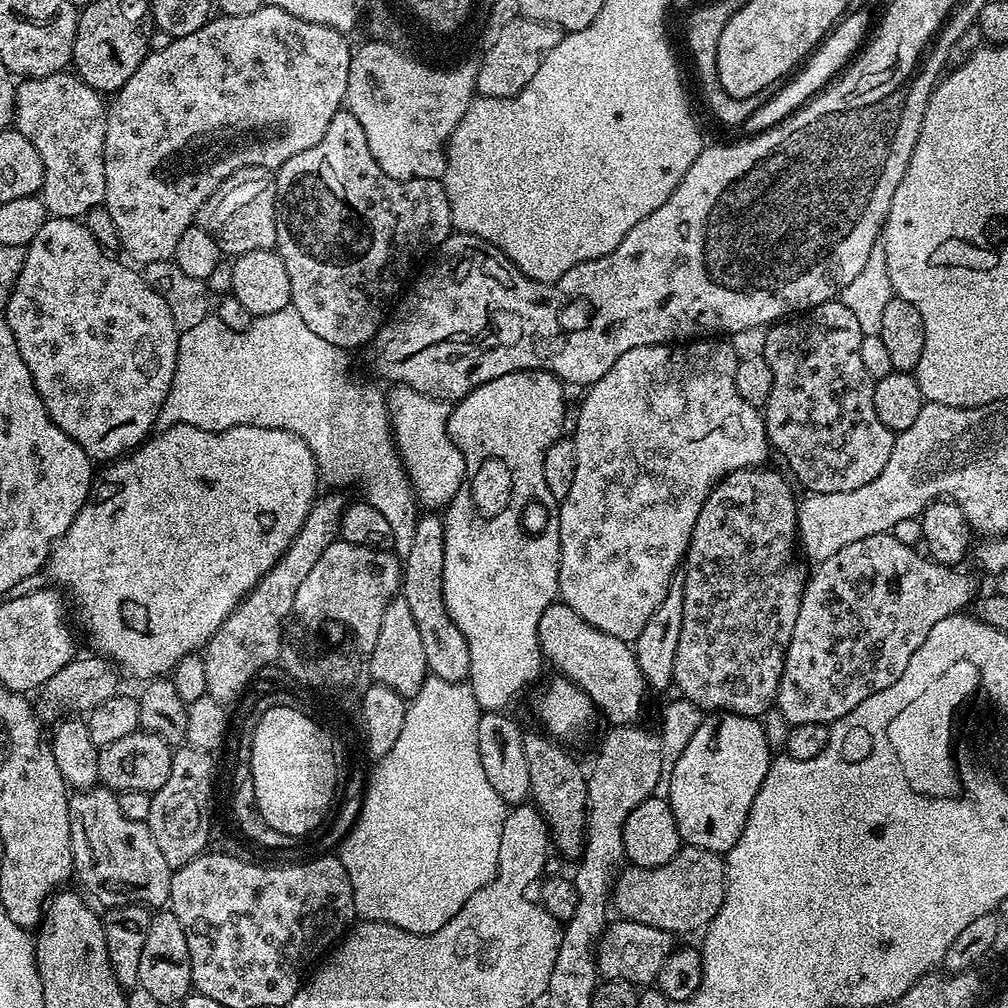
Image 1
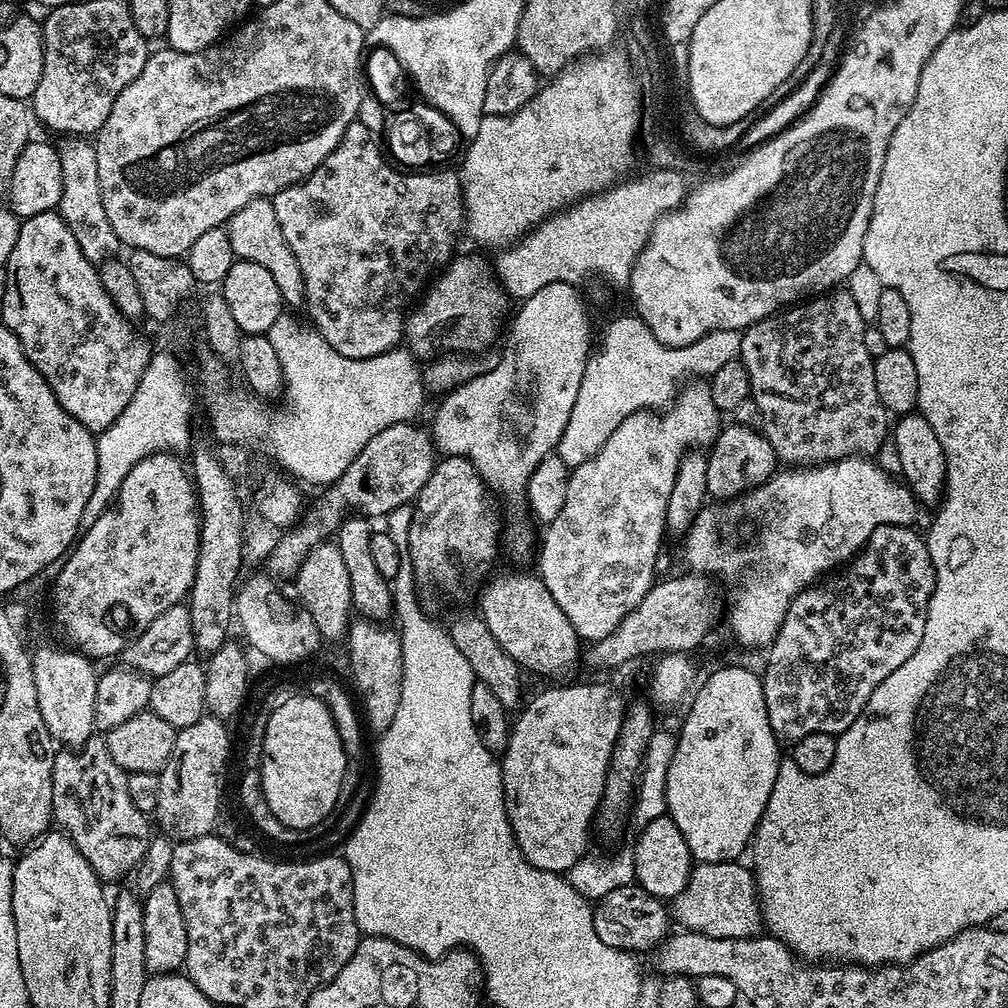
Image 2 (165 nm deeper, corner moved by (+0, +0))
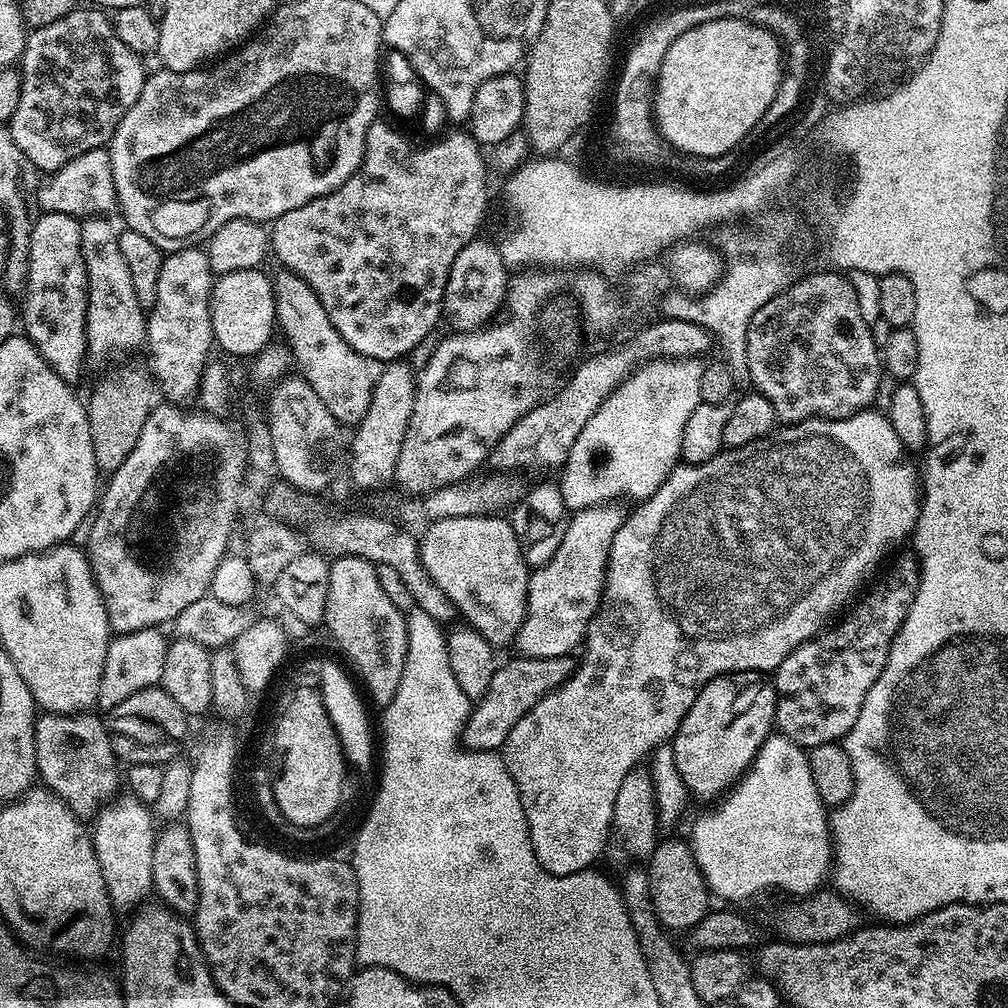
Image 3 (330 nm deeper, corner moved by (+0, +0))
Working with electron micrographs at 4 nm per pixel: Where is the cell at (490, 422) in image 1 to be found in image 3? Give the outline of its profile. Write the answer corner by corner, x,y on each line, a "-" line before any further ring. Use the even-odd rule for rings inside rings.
477,238
462,246
462,250
458,250
458,258
454,258
454,266
450,266
450,278
446,278
444,312
446,320
453,324
451,327
470,332
489,323
505,303
509,279
500,249
495,243

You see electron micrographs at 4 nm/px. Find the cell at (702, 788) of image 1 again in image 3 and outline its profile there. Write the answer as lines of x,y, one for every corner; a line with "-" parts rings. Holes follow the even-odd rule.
727,672
705,684
670,741
689,793
708,800
727,792
752,765
756,751
773,731
775,718
776,686
763,672

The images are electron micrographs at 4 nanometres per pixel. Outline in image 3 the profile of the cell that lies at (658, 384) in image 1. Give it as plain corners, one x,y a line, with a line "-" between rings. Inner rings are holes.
616,502
595,504
593,508
575,509
567,517
558,548
548,562
528,578
528,605
514,648
520,656
556,658
566,656
583,645
590,618
600,604
604,589
604,571
612,535
620,529
626,515

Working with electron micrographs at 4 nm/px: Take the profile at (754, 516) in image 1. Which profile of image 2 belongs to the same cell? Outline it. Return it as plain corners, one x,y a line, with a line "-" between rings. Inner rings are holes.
735,422
729,424
729,428
728,425
721,427
719,434
710,445
710,451
707,453
707,495
720,502
739,497
736,495
746,491
747,488
759,489
760,485
766,483
778,468
778,459
774,447
764,437
763,431
750,425

